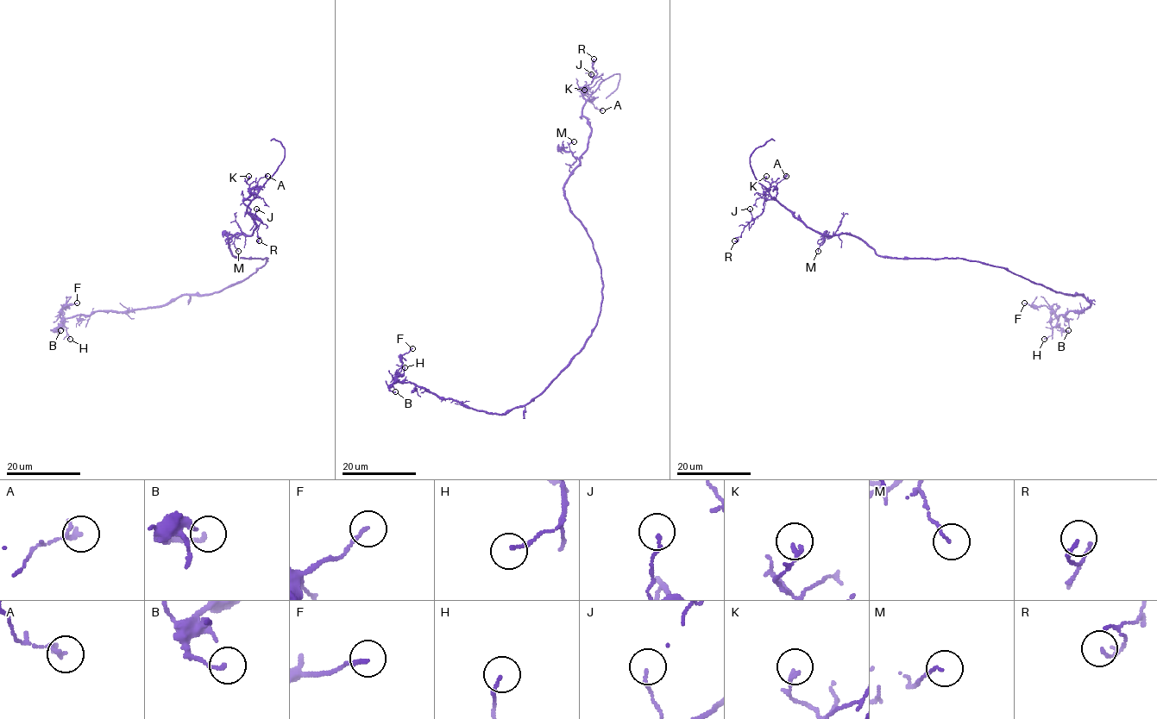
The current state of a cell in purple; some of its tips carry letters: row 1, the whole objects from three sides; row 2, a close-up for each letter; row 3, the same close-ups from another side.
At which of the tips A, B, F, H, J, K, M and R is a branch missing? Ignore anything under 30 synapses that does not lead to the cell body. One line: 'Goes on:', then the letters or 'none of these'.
Goes on: none of these

